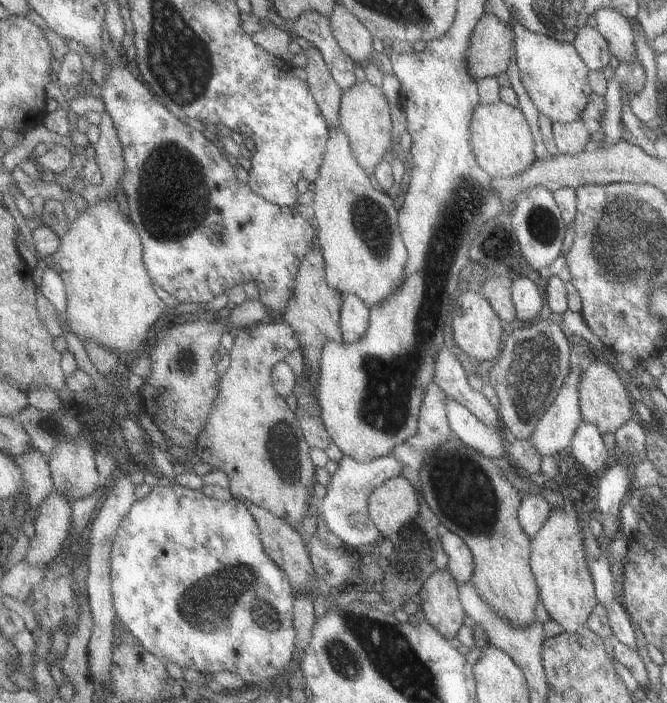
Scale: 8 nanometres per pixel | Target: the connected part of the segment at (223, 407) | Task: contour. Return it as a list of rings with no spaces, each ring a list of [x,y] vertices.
[[[268,319],[241,329],[232,348],[232,363],[222,376],[221,391],[210,421],[194,448],[202,461],[228,474],[230,489],[237,499],[271,510],[297,529],[311,513],[317,466],[310,458],[312,446],[305,437],[298,414],[288,406],[286,397],[275,387],[273,372],[279,362],[285,361],[298,348],[301,349],[299,334],[287,321]]]

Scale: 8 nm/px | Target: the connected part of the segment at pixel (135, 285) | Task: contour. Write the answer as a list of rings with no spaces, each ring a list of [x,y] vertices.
[[[116,198],[91,204],[87,211],[79,215],[62,239],[60,250],[51,255],[51,264],[65,278],[69,296],[69,328],[82,341],[96,341],[114,352],[122,352],[124,356],[132,356],[132,352],[136,356],[152,328],[172,310],[154,288],[155,281],[145,262],[143,236],[137,226],[126,218]]]

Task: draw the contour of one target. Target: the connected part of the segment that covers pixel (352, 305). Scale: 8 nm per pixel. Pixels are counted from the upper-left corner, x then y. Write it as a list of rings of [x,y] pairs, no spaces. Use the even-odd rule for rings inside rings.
[[[344,293],[343,299],[341,322],[345,340],[348,343],[357,343],[369,331],[372,310],[358,295]]]

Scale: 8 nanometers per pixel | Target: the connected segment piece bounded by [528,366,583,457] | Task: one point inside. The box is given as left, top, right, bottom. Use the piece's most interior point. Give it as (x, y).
(553, 434)

